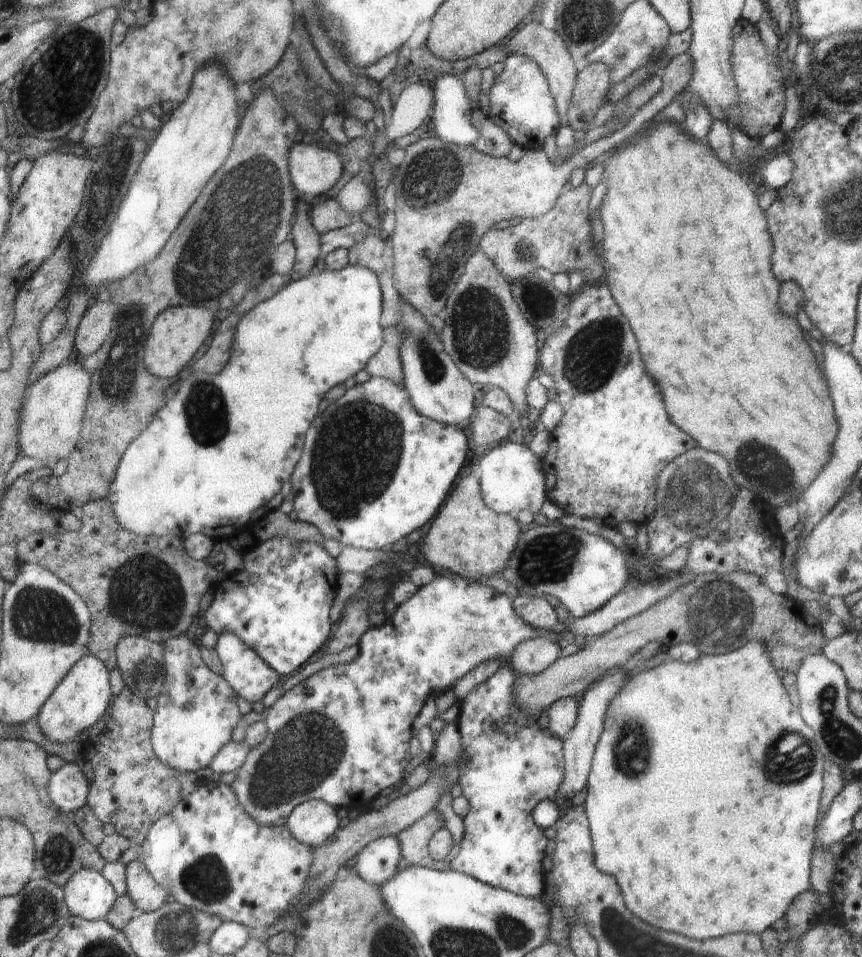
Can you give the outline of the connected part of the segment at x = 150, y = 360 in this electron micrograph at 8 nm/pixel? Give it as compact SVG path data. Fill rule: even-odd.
M173 306L158 315L151 328L146 342L146 367L155 377L165 379L178 376L178 372L194 358L198 348L210 336L214 326L214 316L209 308L196 308L196 306Z

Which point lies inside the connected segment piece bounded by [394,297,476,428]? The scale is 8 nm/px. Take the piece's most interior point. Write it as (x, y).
(438, 390)

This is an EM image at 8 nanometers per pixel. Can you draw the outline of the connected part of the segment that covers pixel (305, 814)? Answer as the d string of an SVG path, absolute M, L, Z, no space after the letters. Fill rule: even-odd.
M323 800L300 803L287 818L288 830L303 843L320 846L338 830L336 810Z

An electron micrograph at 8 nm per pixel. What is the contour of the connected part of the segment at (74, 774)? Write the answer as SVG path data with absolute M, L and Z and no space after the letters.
M64 763L51 778L52 800L62 812L72 814L84 808L88 796L88 780L77 763Z

